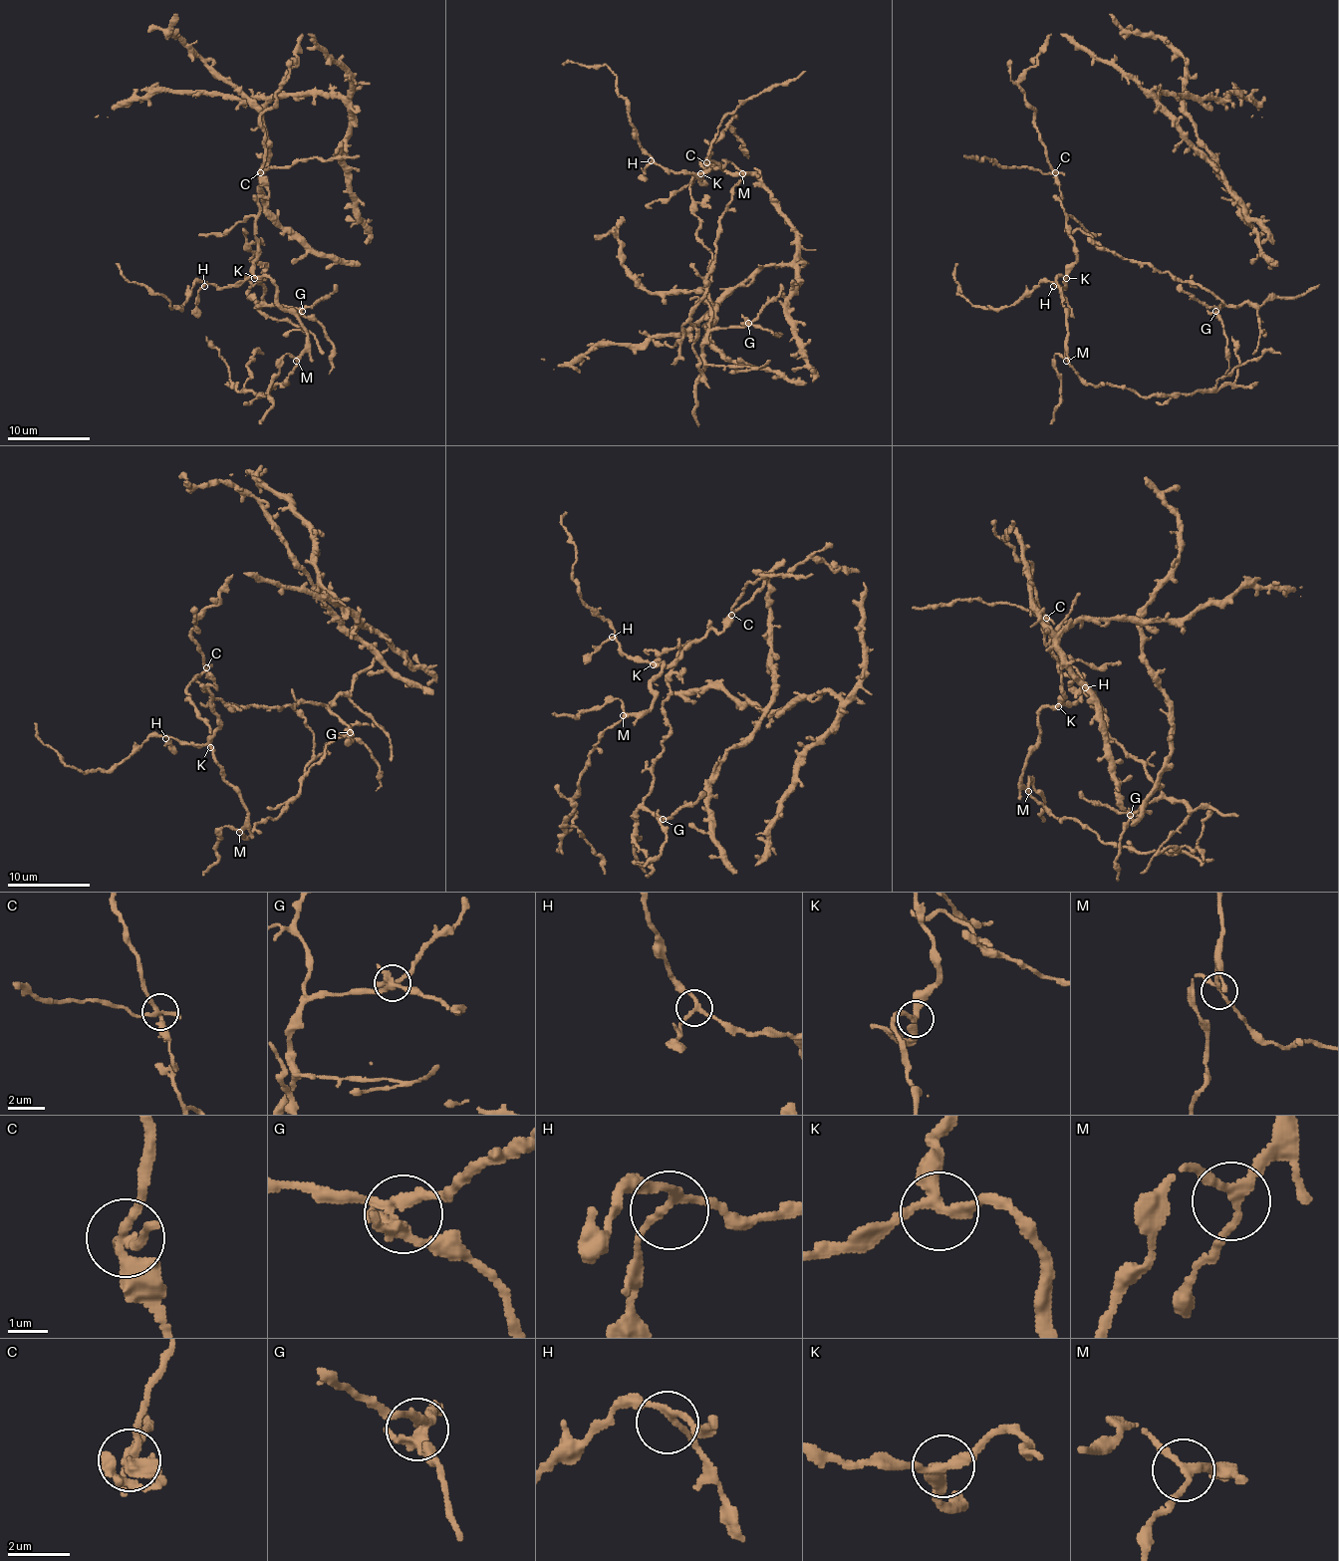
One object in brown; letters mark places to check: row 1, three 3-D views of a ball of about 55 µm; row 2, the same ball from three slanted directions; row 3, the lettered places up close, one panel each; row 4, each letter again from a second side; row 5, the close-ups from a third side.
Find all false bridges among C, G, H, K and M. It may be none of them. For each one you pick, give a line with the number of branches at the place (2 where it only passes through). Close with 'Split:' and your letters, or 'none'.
C: Branches: 3
Split: C

